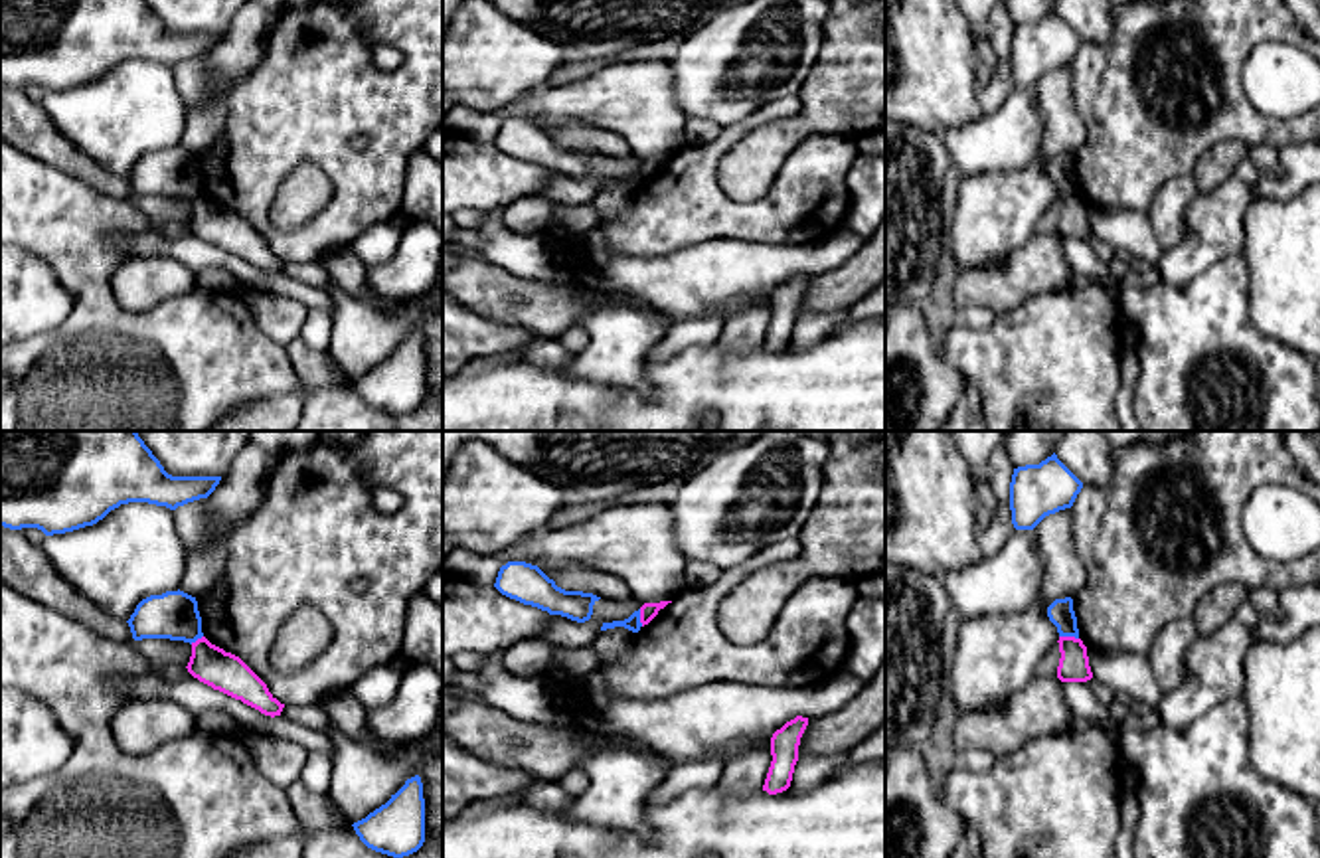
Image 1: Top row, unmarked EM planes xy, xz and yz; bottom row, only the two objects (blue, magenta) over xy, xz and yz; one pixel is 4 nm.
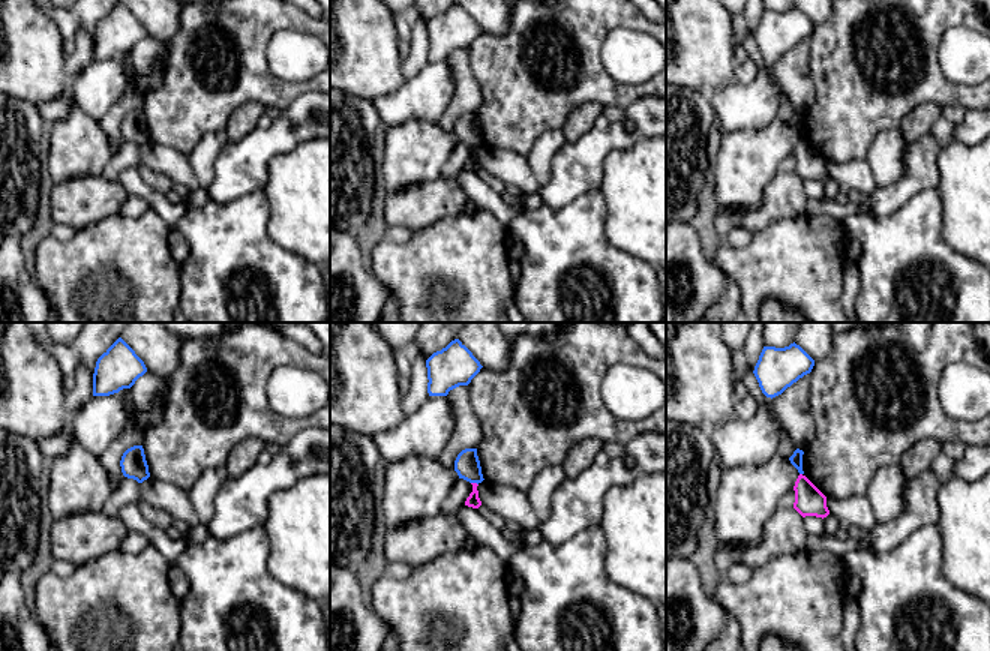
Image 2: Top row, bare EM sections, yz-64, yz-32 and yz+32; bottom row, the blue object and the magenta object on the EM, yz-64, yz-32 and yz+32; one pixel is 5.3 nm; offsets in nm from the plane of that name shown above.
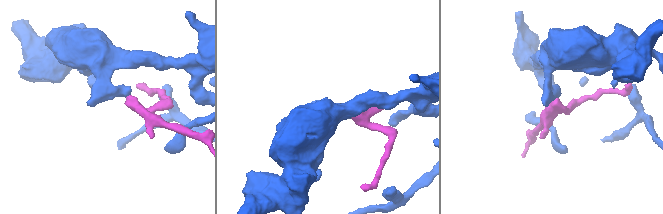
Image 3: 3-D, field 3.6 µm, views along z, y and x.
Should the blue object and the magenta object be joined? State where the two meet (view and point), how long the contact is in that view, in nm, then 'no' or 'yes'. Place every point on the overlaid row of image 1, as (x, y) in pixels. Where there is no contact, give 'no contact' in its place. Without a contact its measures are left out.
contact yz (1070, 635); length 80 nm; no

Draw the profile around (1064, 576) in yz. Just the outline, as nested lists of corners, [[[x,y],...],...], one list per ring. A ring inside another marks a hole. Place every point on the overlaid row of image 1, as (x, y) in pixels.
[[[1073,510],[1045,516],[1031,532],[1045,571],[1031,609],[1047,615],[1055,599],[1073,599],[1085,581],[1083,561],[1073,546]]]

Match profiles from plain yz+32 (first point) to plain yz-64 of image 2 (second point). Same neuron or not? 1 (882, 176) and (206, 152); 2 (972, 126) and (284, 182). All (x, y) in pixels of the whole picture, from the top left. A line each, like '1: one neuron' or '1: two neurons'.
1: one neuron
2: two neurons

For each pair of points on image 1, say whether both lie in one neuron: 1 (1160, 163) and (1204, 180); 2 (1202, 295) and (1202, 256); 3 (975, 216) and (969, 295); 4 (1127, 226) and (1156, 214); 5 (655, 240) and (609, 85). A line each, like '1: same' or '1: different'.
1: different
2: different
3: different
4: different
5: different

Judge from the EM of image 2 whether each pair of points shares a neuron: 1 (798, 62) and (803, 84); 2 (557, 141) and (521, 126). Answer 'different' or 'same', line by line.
1: same
2: different

